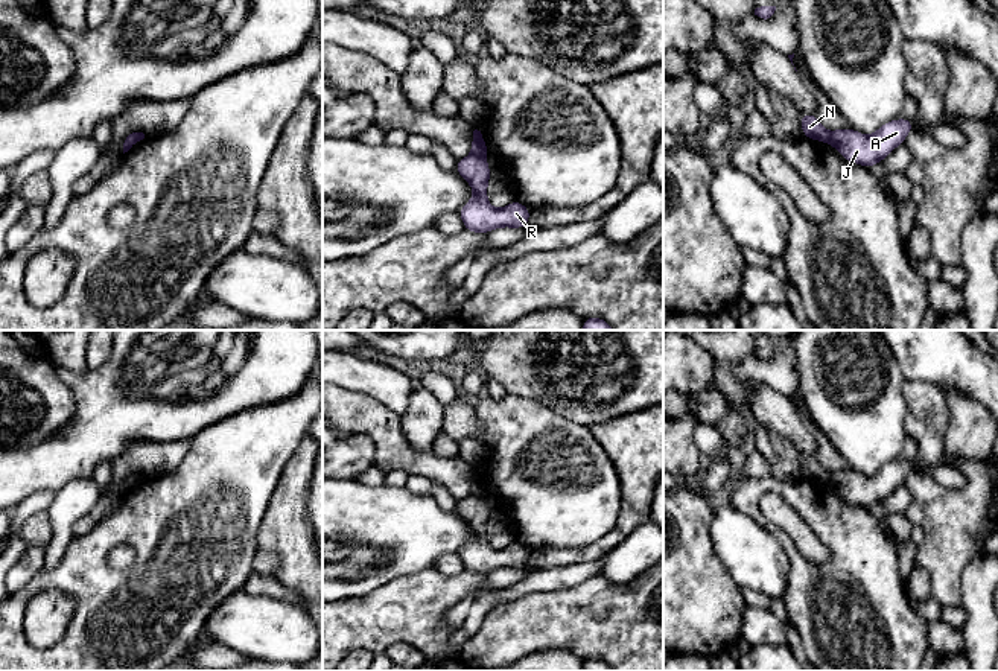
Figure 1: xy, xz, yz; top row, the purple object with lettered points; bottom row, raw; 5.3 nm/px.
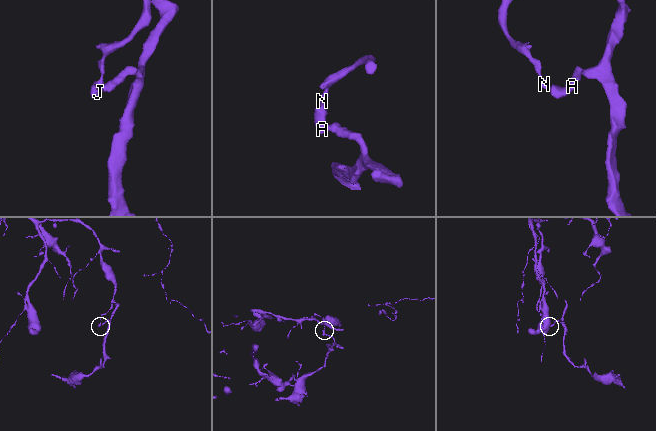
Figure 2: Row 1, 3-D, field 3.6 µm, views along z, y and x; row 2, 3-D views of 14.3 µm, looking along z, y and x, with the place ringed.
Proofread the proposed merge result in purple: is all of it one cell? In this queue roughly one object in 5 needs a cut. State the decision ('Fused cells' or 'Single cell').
Fused cells

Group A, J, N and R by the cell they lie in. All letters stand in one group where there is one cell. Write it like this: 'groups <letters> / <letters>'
groups A J R / N

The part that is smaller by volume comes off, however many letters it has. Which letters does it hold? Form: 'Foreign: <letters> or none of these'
Foreign: A, J, R

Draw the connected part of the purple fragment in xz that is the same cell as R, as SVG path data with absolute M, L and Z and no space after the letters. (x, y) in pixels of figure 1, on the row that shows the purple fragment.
M469 155L456 161L456 172L472 186L475 196L459 210L464 230L487 234L493 228L526 228L531 210L517 199L501 210L487 201L490 169L485 157Z

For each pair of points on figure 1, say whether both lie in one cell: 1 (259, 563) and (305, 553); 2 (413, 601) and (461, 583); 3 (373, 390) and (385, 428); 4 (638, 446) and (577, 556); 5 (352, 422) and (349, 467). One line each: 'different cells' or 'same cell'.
1: different cells
2: same cell
3: different cells
4: same cell
5: different cells

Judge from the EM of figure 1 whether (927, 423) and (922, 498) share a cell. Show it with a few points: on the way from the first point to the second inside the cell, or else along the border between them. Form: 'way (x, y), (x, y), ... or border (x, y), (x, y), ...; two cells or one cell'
border (948, 426), (943, 435), (943, 454), (939, 461); two cells

